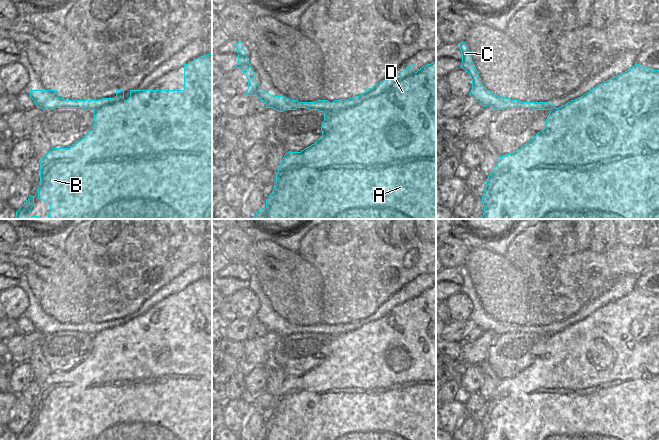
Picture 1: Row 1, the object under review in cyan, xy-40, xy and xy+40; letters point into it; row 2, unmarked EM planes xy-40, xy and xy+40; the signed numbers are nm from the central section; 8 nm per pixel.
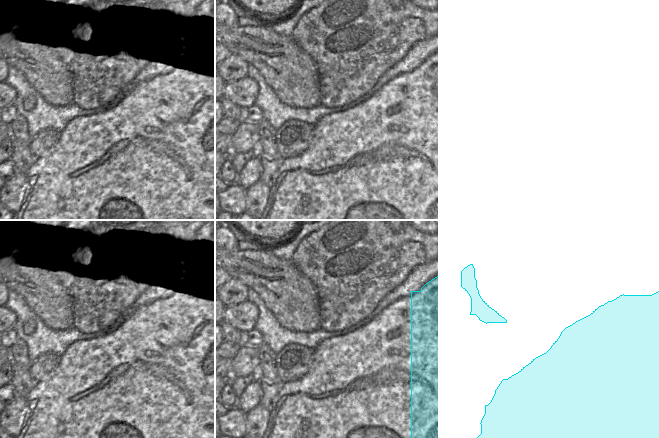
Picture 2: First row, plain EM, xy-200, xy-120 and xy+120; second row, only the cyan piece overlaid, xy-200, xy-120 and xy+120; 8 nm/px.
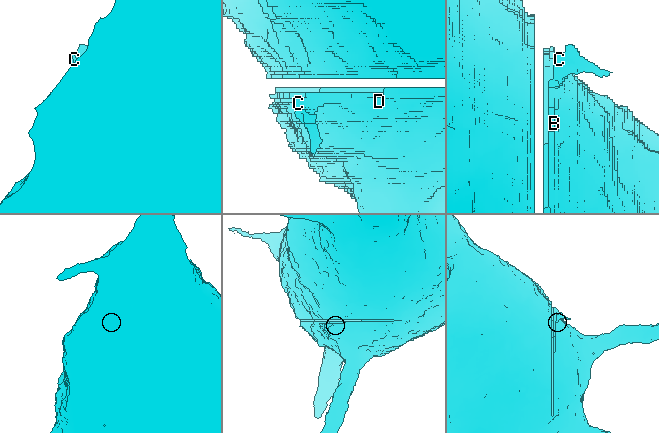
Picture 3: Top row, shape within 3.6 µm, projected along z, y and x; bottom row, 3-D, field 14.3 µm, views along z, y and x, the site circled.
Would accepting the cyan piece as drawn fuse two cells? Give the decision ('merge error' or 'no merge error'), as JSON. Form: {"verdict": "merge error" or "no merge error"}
{"verdict": "merge error"}

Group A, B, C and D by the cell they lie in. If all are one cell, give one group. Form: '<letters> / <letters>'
A B D / C

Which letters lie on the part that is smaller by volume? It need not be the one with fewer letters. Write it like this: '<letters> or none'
C

